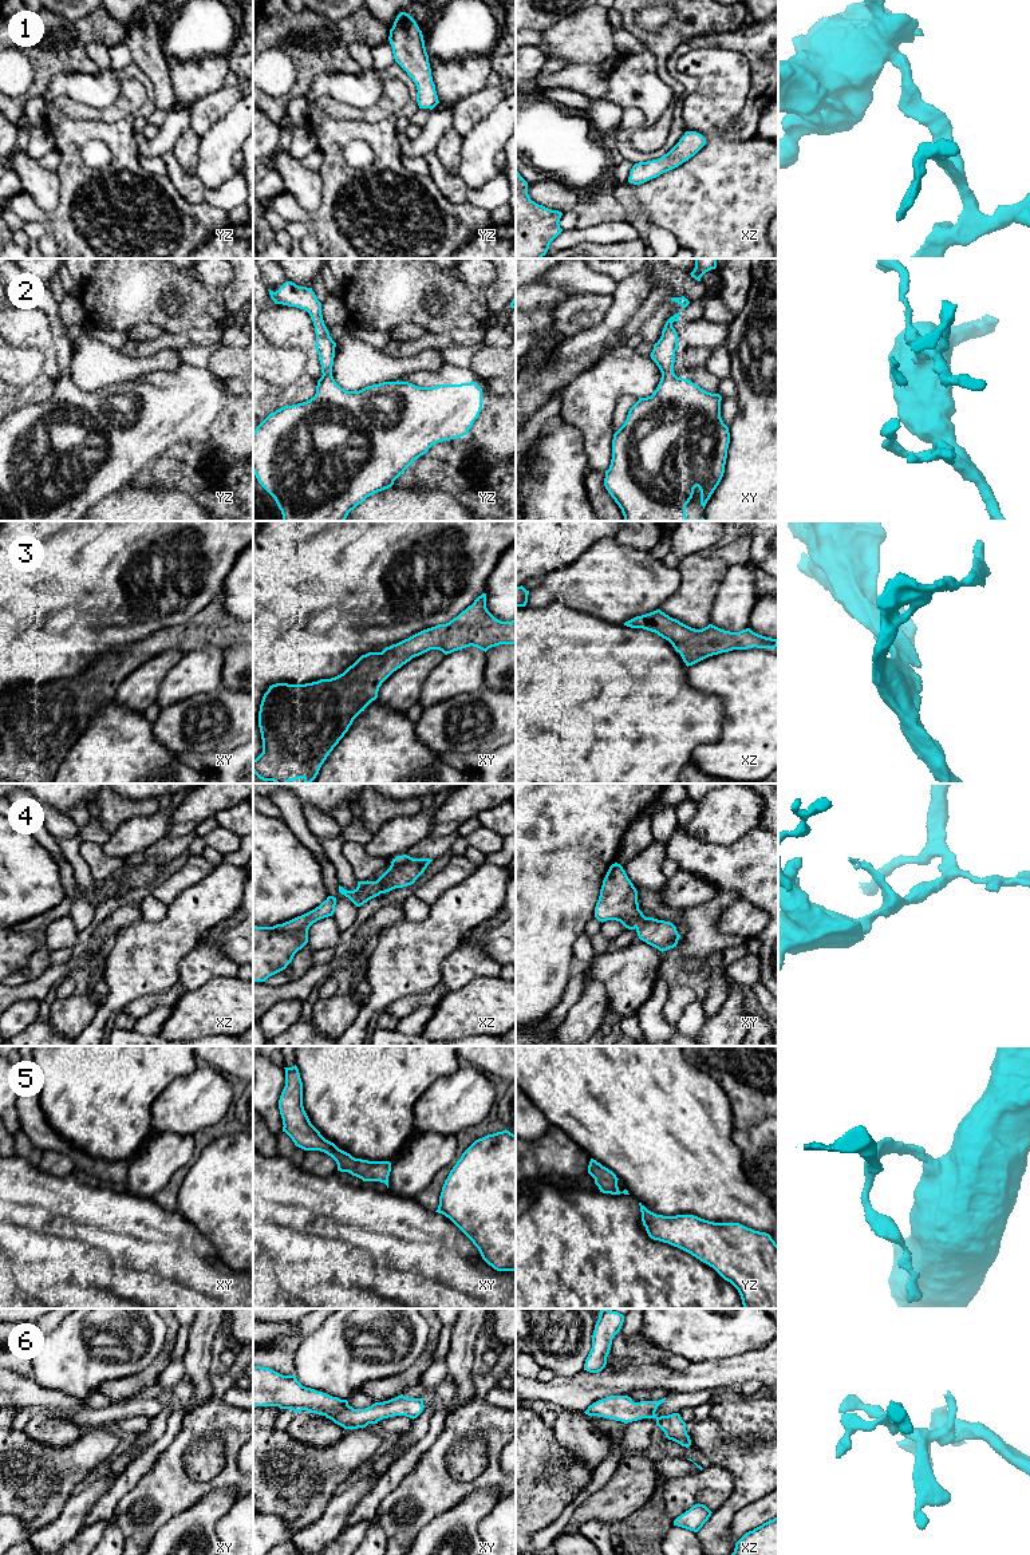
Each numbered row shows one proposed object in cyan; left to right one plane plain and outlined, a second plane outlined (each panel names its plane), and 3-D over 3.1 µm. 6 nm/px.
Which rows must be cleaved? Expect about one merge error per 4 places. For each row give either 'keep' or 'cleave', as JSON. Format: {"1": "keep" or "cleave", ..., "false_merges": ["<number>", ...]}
{"1": "keep", "2": "keep", "3": "keep", "4": "keep", "5": "keep", "6": "keep", "false_merges": []}

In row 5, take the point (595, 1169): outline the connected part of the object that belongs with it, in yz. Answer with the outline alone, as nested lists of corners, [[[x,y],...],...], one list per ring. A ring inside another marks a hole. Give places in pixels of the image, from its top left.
[[[593,1159],[589,1161],[588,1173],[595,1179],[595,1184],[599,1187],[600,1192],[611,1195],[630,1195],[627,1189],[620,1192],[617,1187],[619,1179],[616,1175]]]

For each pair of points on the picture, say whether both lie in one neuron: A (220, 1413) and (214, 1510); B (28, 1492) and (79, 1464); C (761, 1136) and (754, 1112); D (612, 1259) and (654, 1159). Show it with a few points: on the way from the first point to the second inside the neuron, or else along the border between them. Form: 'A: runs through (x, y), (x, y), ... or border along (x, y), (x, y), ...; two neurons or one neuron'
A: border along (237, 1491), (229, 1488), (212, 1490), (189, 1507); two neurons
B: runs through (40, 1480), (46, 1475), (67, 1467); one neuron
C: border along (764, 1119), (748, 1128), (738, 1128), (736, 1131); two neurons
D: border along (628, 1195), (639, 1202); two neurons

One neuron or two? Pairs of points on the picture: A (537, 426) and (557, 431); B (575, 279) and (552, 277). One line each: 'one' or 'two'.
A: two
B: one

